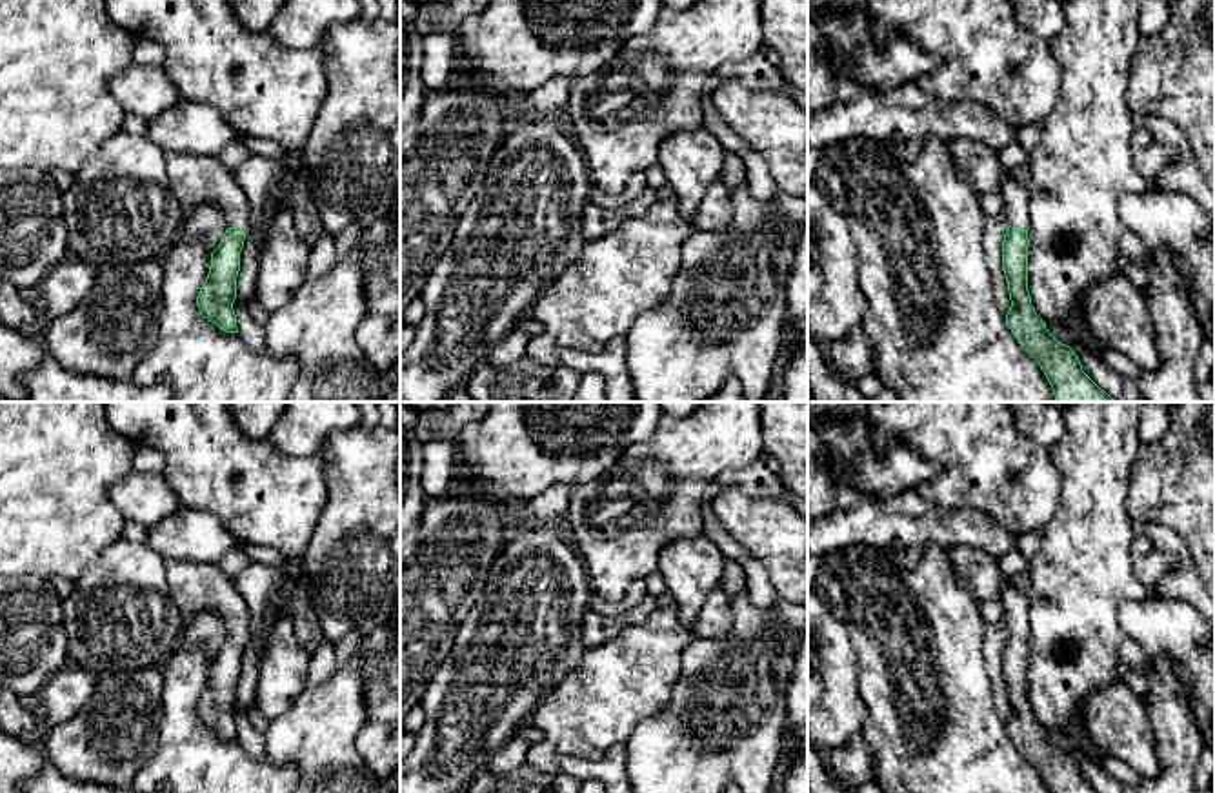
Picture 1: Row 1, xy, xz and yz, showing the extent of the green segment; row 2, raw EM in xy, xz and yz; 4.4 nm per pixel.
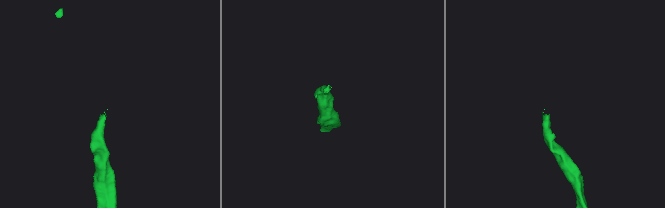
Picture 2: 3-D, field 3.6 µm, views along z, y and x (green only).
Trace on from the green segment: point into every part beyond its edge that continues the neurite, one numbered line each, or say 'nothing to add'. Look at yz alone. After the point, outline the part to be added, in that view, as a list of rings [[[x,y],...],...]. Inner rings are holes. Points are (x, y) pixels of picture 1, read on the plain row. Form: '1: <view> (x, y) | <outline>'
1: yz (1014, 599) | [[[1002,578],[1000,602],[1004,607],[1004,624],[1008,633],[1024,638],[1029,635],[1028,597],[1009,578]]]

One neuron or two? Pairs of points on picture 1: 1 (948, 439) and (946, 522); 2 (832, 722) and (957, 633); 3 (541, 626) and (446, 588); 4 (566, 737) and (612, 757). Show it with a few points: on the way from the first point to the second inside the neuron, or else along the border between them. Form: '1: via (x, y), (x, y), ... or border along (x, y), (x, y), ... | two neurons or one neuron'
1: border along (915, 488), (941, 506), (977, 508), (988, 515) | two neurons
2: border along (857, 661), (857, 693), (864, 710), (861, 730) | two neurons
3: border along (495, 561), (484, 592), (459, 626), (457, 637) | two neurons
4: border along (624, 742), (615, 742), (597, 759), (562, 761) | two neurons

